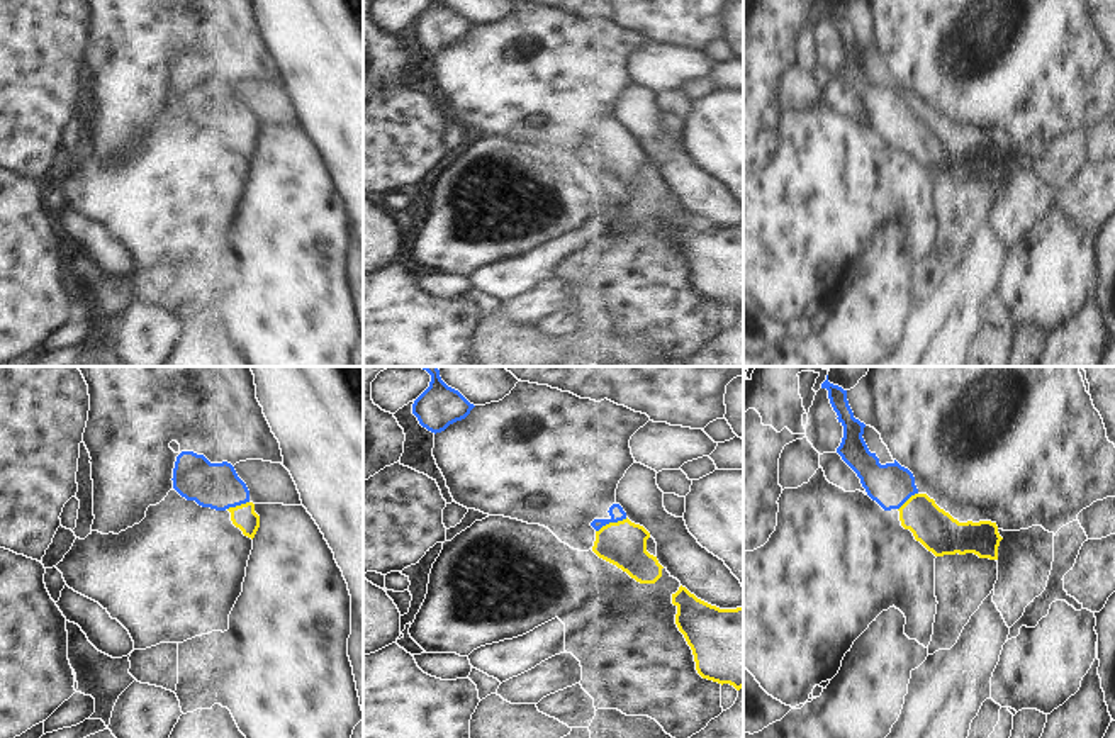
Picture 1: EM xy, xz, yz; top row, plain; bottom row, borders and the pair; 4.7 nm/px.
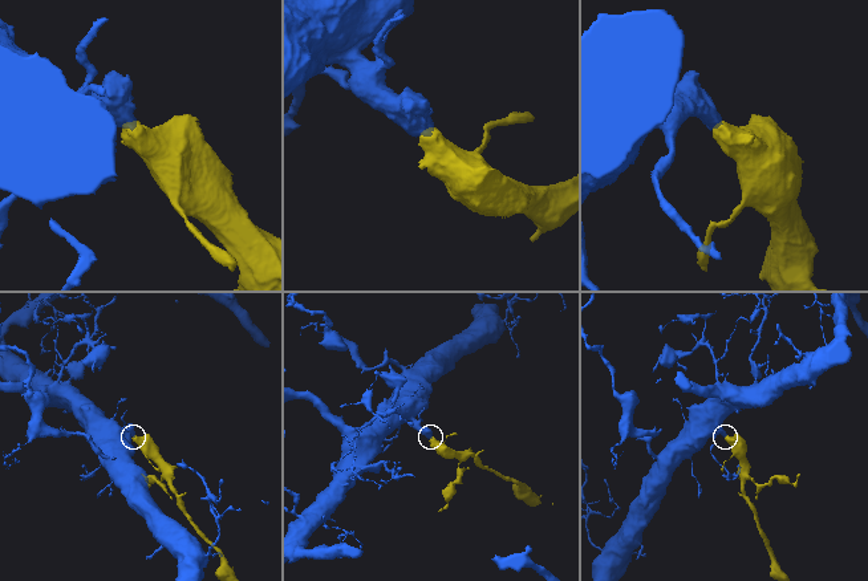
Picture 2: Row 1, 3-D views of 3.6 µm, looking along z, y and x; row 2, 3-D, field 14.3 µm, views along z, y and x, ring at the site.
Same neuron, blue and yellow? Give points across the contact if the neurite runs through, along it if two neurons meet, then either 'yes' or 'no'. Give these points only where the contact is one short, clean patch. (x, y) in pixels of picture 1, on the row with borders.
across xz (616, 513), (611, 521), (623, 543) | yes

